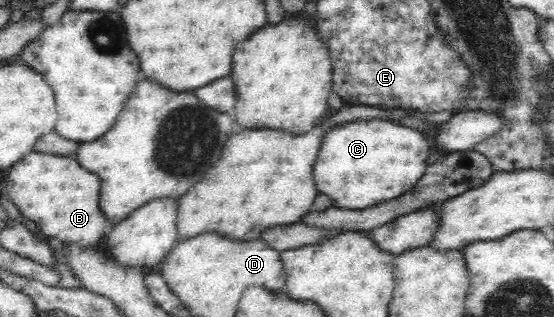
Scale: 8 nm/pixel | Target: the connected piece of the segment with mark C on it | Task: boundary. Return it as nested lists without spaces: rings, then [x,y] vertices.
[[[381,119],[347,122],[325,134],[313,165],[313,180],[316,189],[333,200],[333,206],[363,210],[411,190],[425,174],[432,152],[430,139],[400,122]]]

